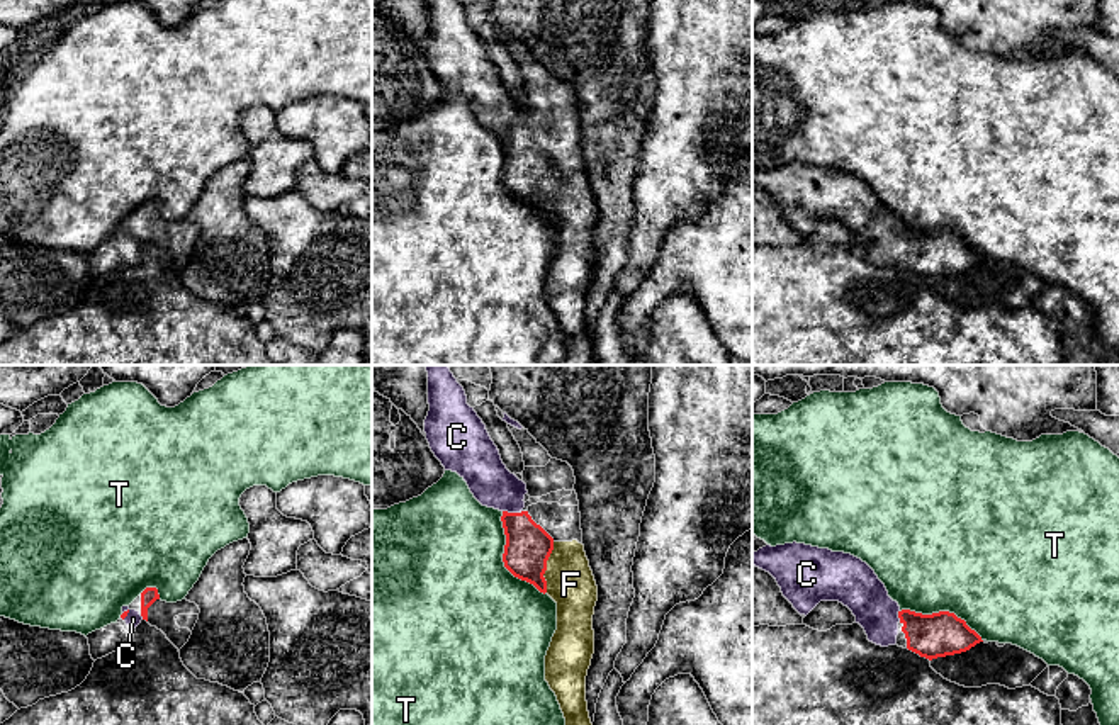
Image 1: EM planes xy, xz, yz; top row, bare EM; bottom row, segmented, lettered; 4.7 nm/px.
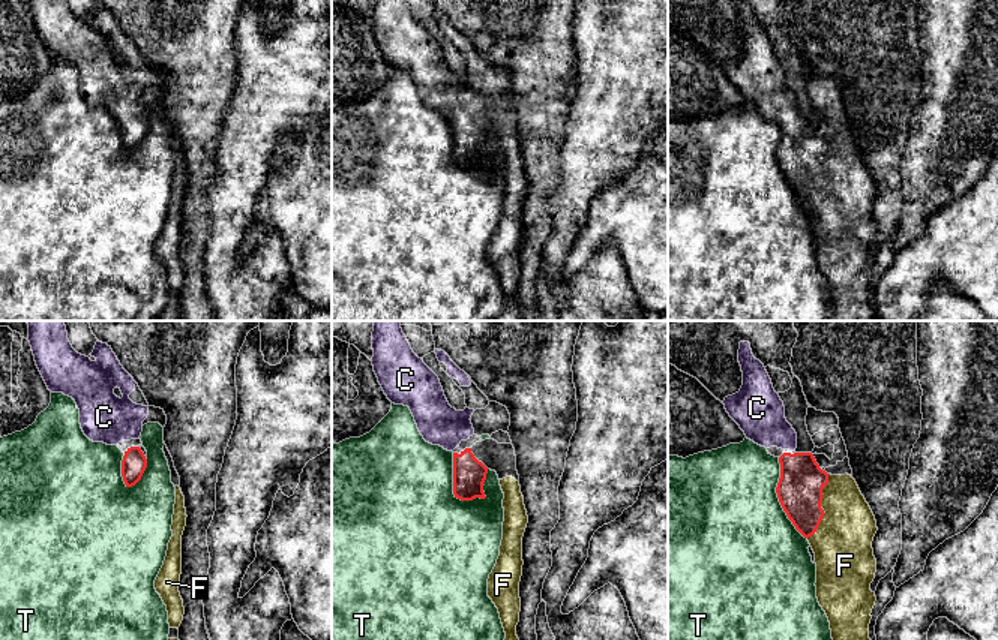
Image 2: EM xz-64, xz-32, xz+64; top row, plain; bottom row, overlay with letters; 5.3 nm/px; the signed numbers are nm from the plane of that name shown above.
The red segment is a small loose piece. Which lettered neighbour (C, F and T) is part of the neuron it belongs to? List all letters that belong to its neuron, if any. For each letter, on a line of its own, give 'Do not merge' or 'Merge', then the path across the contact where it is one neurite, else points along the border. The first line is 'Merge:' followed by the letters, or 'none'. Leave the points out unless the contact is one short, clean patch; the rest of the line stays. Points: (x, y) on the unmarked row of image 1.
Merge: C, F
C: Merge. Path across: xz (528, 165), (511, 133), (511, 123), (489, 101)
F: Merge. Path across: xz (528, 165), (530, 172), (545, 187), (554, 187), (571, 204)
T: Do not merge

